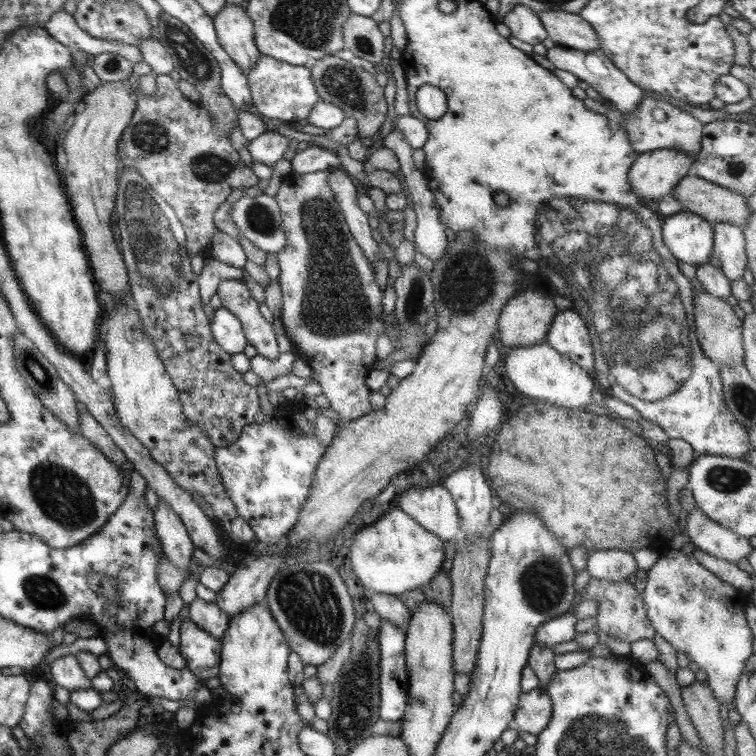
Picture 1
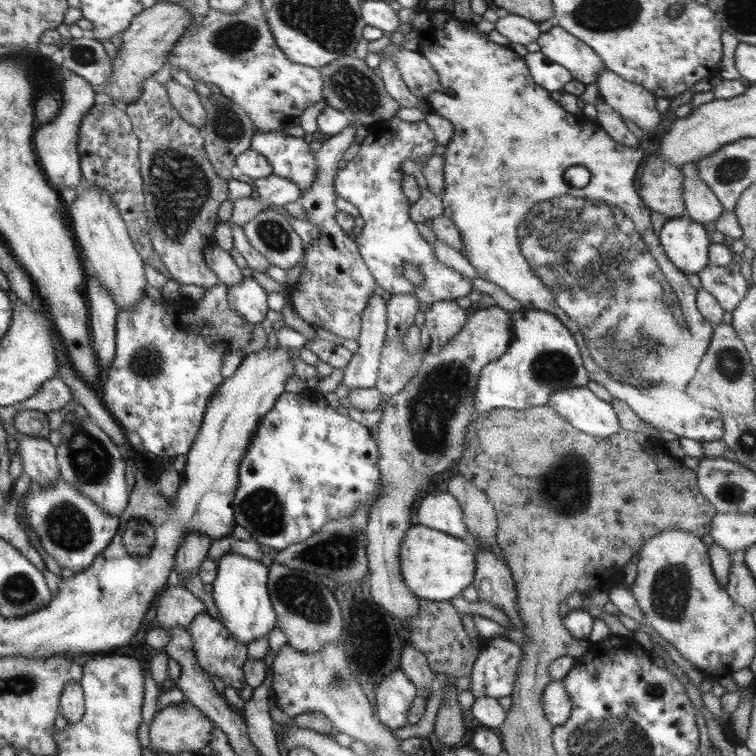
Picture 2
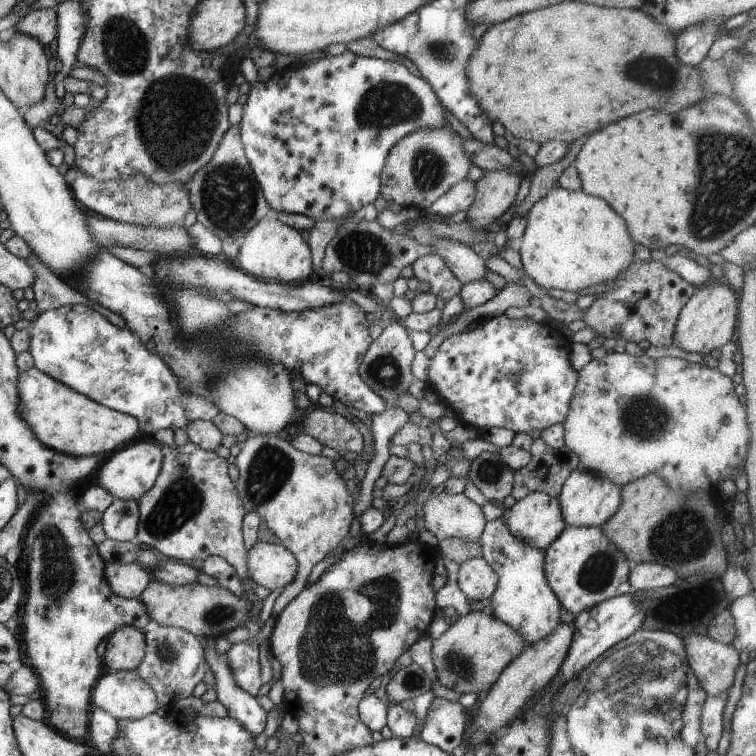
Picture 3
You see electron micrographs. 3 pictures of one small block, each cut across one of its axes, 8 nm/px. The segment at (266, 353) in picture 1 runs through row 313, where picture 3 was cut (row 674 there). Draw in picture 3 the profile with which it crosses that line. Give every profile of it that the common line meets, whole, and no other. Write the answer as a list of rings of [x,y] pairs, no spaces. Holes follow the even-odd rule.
[[[265,622],[261,630],[255,629],[255,634],[245,642],[233,643],[233,646],[225,652],[227,664],[233,676],[233,682],[247,692],[249,696],[255,697],[261,686],[260,666],[257,650],[259,642],[268,638],[272,629],[272,622]]]

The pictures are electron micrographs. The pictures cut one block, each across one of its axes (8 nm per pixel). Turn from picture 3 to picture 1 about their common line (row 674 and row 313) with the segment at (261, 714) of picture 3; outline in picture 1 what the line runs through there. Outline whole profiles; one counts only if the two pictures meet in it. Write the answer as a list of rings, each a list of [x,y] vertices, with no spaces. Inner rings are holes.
[[[226,308],[214,310],[209,322],[215,342],[227,355],[243,352],[248,346],[240,320]]]

